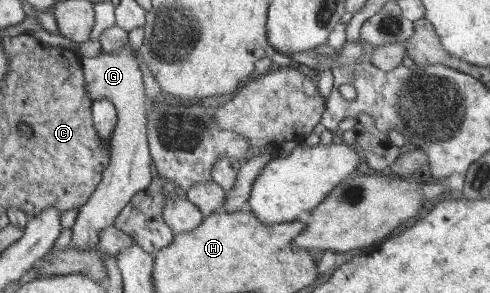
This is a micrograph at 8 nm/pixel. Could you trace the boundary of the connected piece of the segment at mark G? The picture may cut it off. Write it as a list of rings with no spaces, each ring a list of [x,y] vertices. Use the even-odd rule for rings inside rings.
[[[124,45],[115,52],[103,52],[96,57],[83,58],[83,69],[87,88],[89,88],[90,96],[96,100],[103,98],[112,101],[118,109],[118,123],[112,131],[110,137],[110,163],[102,173],[102,181],[91,194],[85,205],[78,208],[78,216],[71,230],[70,247],[83,250],[96,249],[95,245],[99,243],[99,236],[103,229],[110,228],[118,219],[119,212],[126,207],[127,204],[135,197],[135,194],[142,192],[149,187],[151,183],[151,155],[147,149],[147,132],[148,132],[148,109],[145,109],[145,91],[143,91],[143,73],[137,65],[137,59],[131,51],[131,47]]]

